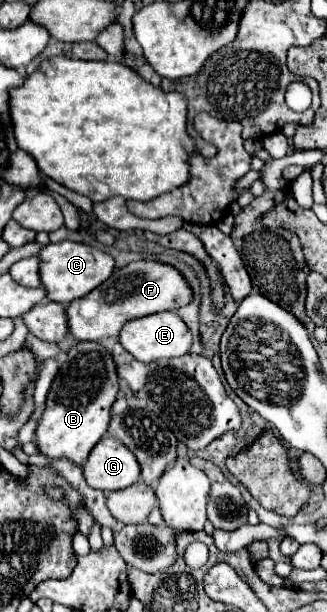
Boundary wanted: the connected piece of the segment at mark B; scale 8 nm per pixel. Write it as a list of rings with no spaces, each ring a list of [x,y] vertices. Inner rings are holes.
[[[82,341],[76,347],[72,347],[68,351],[68,359],[62,363],[52,389],[48,393],[48,401],[46,401],[46,409],[42,413],[42,419],[38,421],[34,439],[38,445],[38,451],[48,457],[48,459],[68,459],[74,465],[82,467],[88,453],[92,451],[92,447],[102,439],[102,435],[108,429],[110,423],[110,407],[118,397],[118,375],[116,375],[116,367],[112,361],[112,355],[94,341]]]

